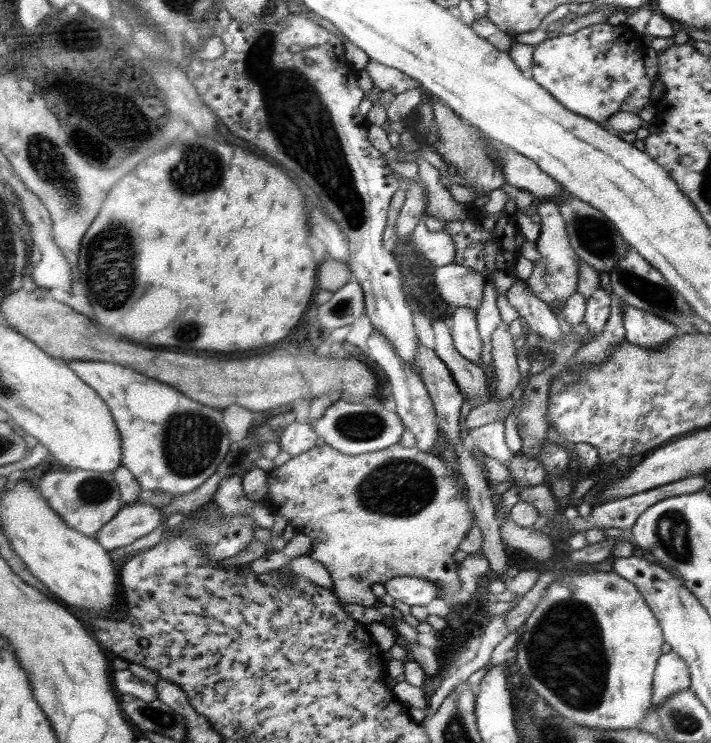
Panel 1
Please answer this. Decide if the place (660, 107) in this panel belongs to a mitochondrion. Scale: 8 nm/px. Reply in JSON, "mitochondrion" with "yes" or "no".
{"mitochondrion":"no"}

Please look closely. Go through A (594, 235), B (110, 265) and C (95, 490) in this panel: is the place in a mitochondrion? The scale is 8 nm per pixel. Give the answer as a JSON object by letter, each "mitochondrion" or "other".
{"A":"mitochondrion","B":"mitochondrion","C":"mitochondrion"}

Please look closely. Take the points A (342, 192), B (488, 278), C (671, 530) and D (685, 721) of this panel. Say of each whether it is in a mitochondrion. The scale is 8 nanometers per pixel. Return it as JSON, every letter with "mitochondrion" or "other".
{"A":"mitochondrion","B":"other","C":"mitochondrion","D":"mitochondrion"}

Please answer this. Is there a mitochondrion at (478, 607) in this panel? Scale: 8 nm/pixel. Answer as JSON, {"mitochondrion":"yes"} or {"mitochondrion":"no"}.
{"mitochondrion":"no"}

